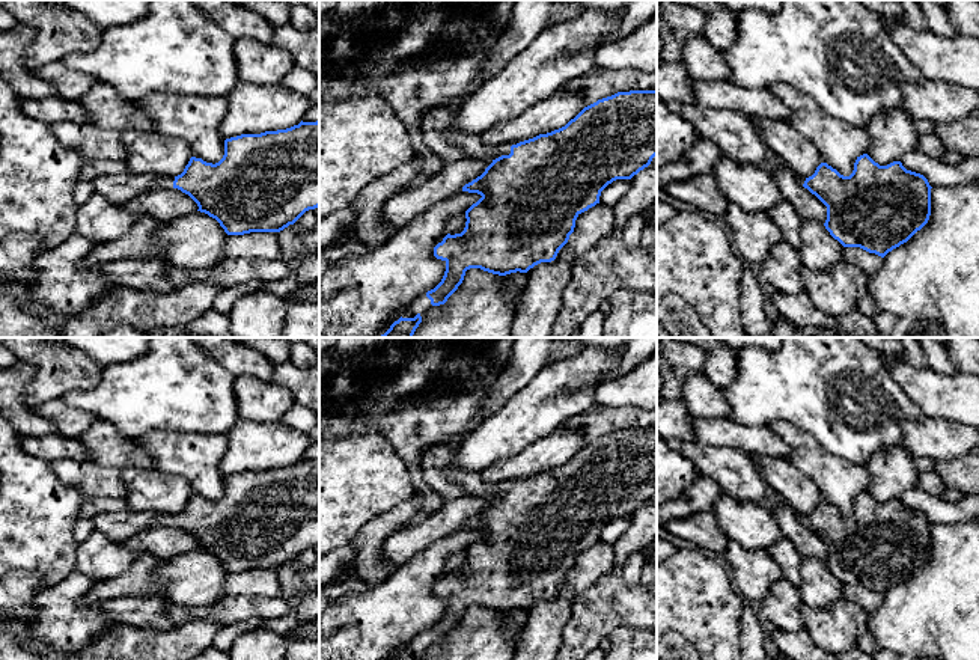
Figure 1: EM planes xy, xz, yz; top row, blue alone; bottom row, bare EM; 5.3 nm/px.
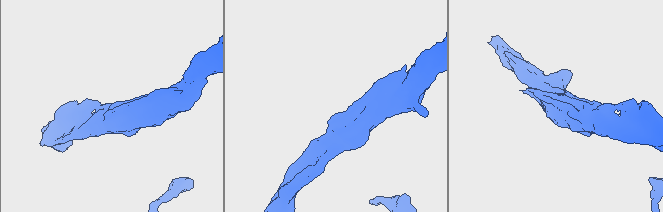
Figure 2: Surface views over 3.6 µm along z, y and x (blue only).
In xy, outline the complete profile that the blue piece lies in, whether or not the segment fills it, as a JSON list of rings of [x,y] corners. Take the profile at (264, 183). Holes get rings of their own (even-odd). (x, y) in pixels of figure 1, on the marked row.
[[[301,121],[286,130],[226,139],[224,155],[218,163],[191,157],[184,172],[175,178],[125,170],[102,175],[92,182],[95,193],[116,205],[124,205],[152,187],[178,188],[197,203],[197,211],[215,218],[227,235],[280,232],[306,211],[319,206],[319,121]]]

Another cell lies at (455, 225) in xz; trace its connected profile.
[[[458,212],[447,220],[446,232],[450,235],[461,234],[465,228],[465,212]]]

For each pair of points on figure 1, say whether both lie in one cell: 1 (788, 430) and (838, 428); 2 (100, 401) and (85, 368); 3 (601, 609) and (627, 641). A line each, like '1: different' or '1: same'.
1: different
2: different
3: different

